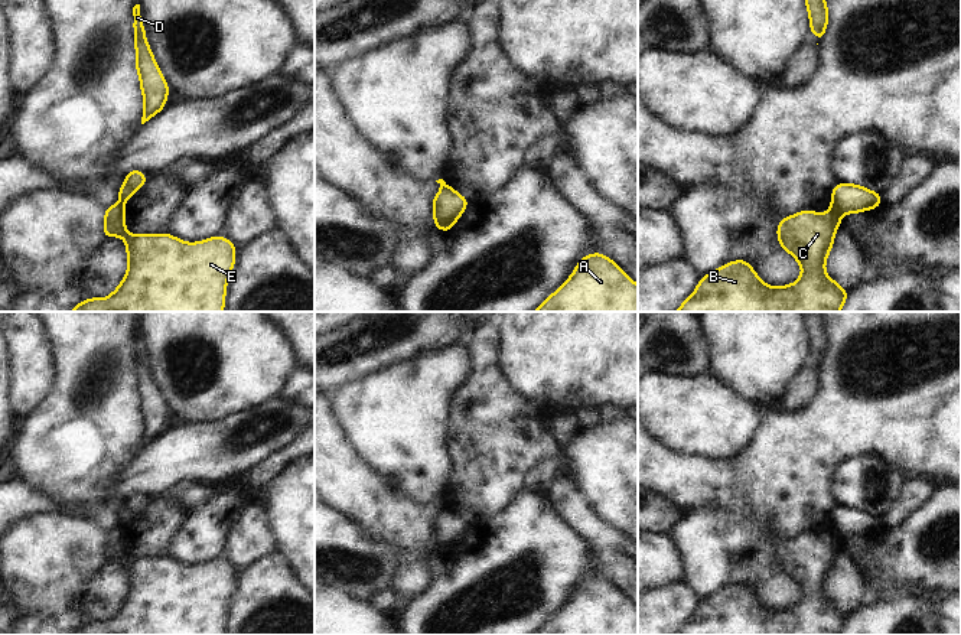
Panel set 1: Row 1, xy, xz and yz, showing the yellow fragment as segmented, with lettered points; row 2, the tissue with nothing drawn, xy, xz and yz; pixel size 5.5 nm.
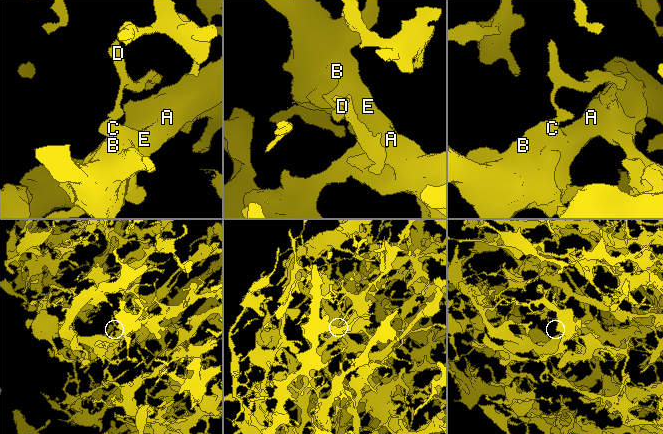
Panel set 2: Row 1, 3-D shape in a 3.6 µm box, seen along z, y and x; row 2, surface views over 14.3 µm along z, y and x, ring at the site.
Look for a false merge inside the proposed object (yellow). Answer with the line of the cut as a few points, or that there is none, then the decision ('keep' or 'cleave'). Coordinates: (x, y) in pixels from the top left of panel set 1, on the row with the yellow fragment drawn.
cut yz (833, 201), (841, 214); cleave

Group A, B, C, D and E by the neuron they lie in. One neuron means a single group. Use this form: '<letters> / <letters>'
A B C E / D

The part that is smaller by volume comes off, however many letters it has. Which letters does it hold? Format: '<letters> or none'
D

